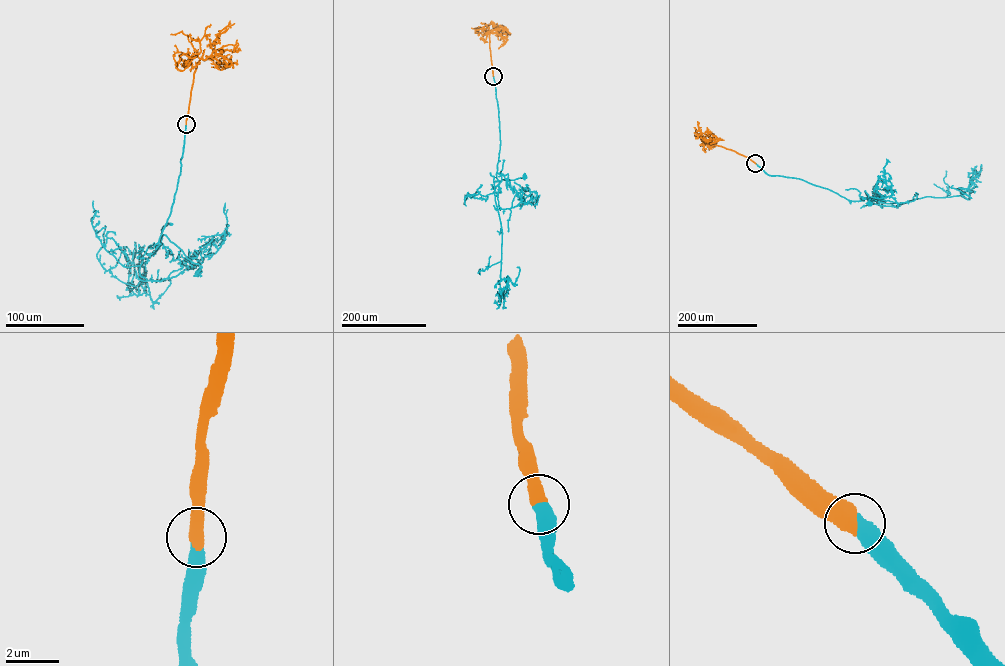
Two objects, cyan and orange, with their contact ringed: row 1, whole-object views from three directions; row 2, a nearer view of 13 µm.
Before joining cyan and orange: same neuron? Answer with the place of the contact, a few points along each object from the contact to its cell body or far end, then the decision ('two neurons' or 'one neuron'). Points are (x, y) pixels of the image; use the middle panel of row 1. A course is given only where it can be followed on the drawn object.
at (493, 76); cyan runs (493, 76), (500, 143), (496, 177), (499, 182), (524, 177); orange runs (493, 76), (489, 34), (494, 30), (505, 43), (506, 36); one neuron

